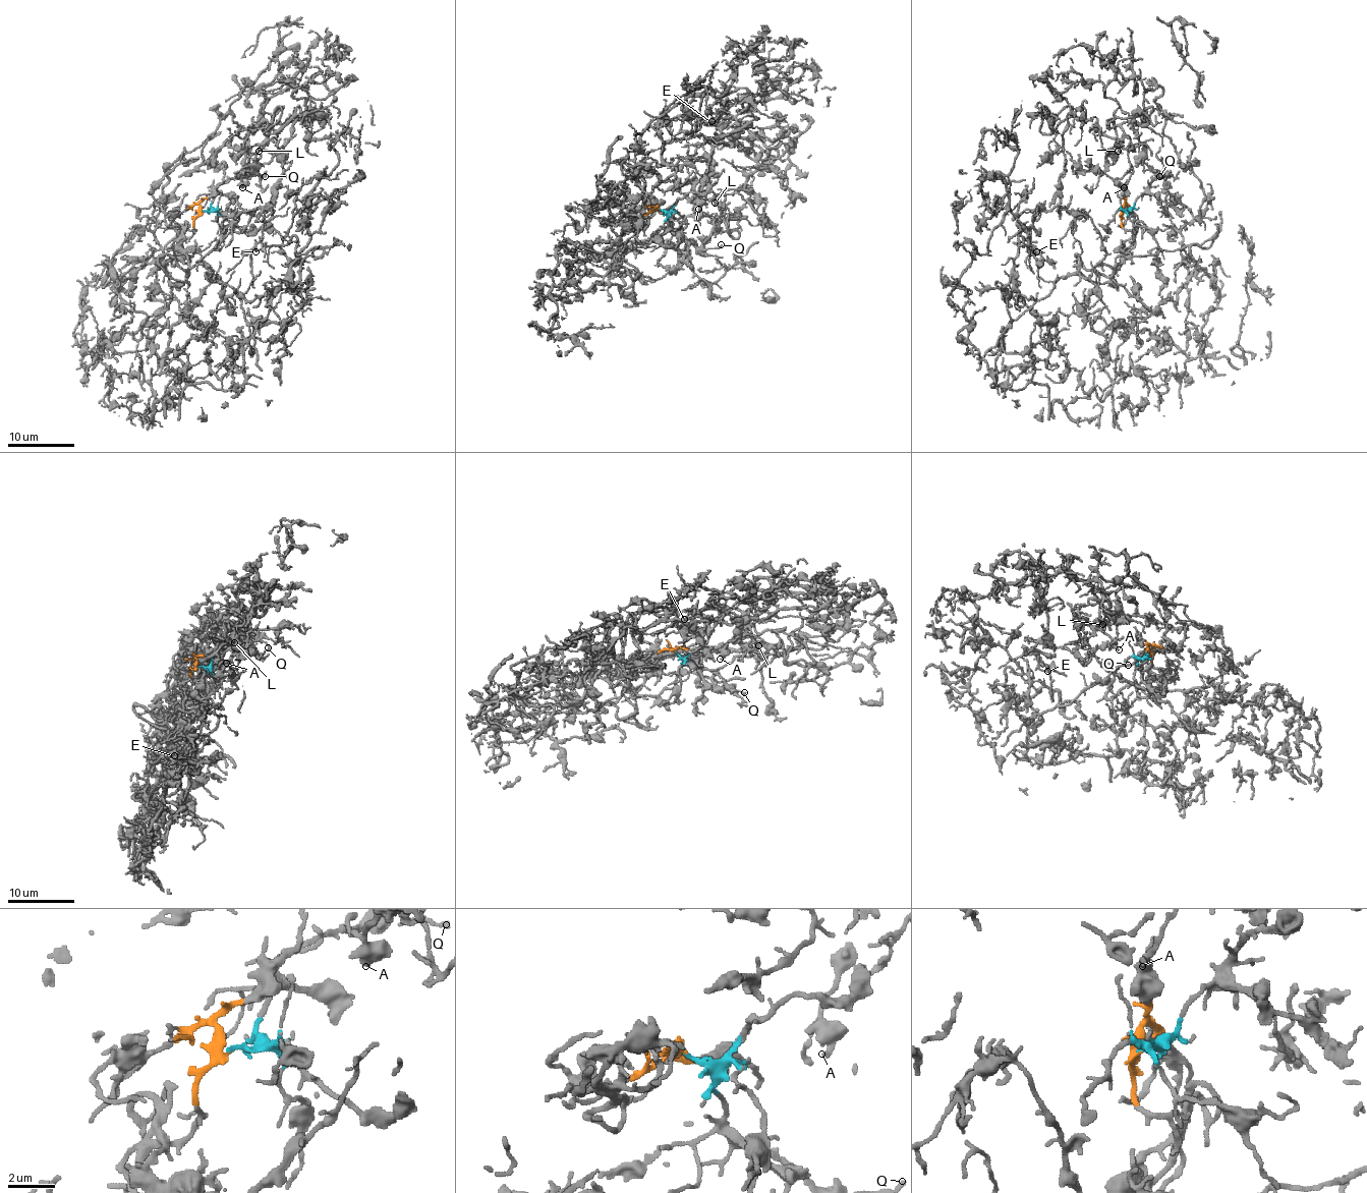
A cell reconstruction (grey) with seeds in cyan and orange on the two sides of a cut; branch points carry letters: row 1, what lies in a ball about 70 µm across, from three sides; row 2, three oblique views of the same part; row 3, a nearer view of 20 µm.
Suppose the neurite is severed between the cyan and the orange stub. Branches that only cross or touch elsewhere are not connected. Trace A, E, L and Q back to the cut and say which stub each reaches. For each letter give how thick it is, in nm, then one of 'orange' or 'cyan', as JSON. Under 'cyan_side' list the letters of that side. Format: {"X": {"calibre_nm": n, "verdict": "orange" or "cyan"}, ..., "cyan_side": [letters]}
{"A": {"calibre_nm": 240, "verdict": "orange"}, "E": {"calibre_nm": 130, "verdict": "orange"}, "L": {"calibre_nm": 200, "verdict": "orange"}, "Q": {"calibre_nm": 180, "verdict": "cyan"}, "cyan_side": ["Q"]}

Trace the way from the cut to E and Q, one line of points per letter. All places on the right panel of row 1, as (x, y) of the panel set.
E: (1123, 212), (1133, 238), (1113, 267), (1092, 220), (1082, 215), (1074, 225), (1061, 207), (1035, 212), (1037, 251)
Q: (1123, 212), (1131, 208), (1152, 181), (1164, 176), (1159, 176)

